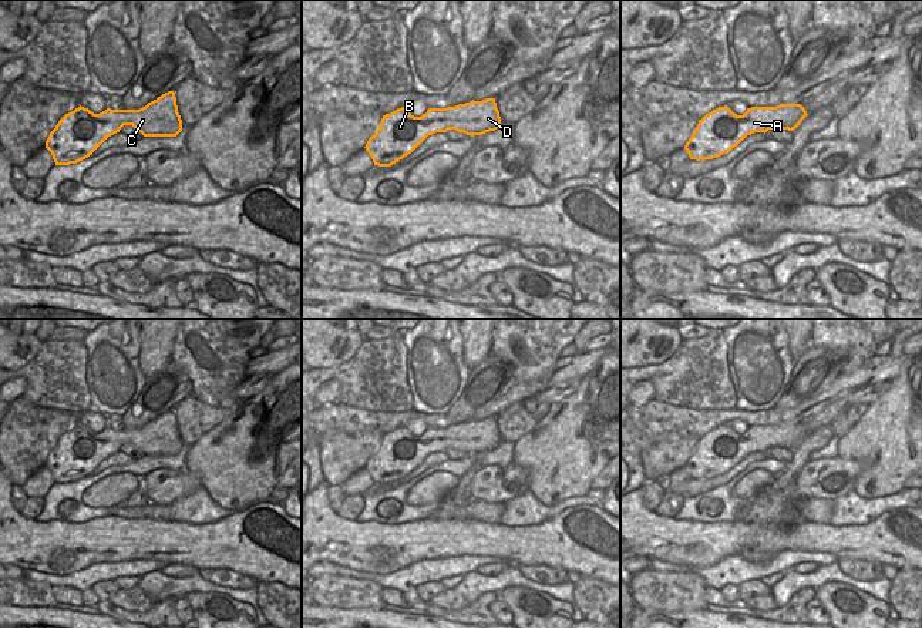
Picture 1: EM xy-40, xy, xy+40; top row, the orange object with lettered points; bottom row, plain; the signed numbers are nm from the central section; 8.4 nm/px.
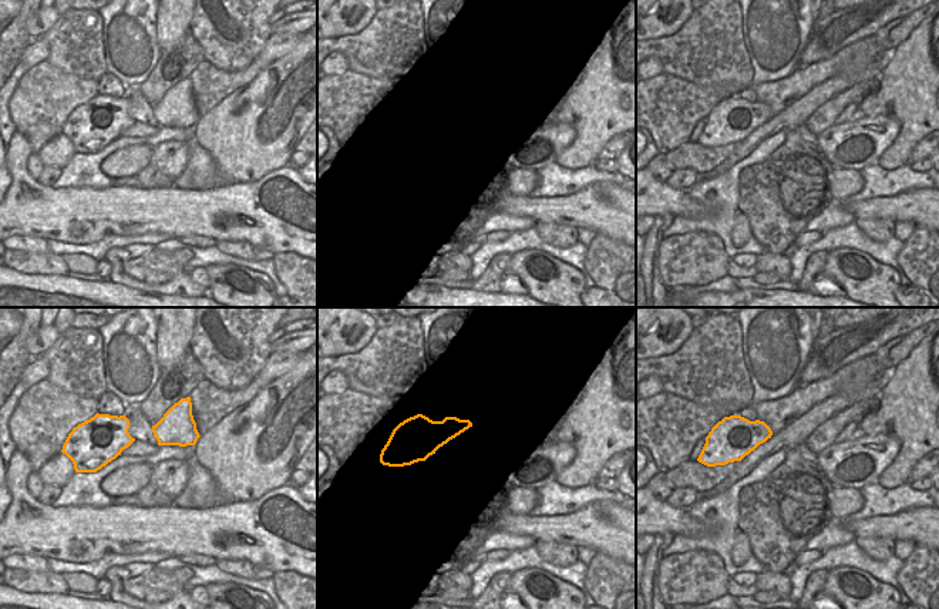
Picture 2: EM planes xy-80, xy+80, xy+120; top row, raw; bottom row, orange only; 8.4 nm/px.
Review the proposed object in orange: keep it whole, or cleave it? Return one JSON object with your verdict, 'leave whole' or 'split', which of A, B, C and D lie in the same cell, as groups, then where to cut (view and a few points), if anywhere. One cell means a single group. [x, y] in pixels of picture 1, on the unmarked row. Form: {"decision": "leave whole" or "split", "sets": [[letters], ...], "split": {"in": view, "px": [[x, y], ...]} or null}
{"decision": "leave whole", "sets": [["A", "B", "C", "D"]], "split": null}

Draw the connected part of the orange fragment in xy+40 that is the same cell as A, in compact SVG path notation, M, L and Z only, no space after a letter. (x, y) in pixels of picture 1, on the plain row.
M801 423L777 426L751 426L743 434L734 433L727 424L706 433L684 464L690 478L713 478L728 473L747 454L768 449L795 449L807 436Z

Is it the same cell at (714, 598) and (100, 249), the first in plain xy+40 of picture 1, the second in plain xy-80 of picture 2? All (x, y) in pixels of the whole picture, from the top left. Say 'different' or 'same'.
different

